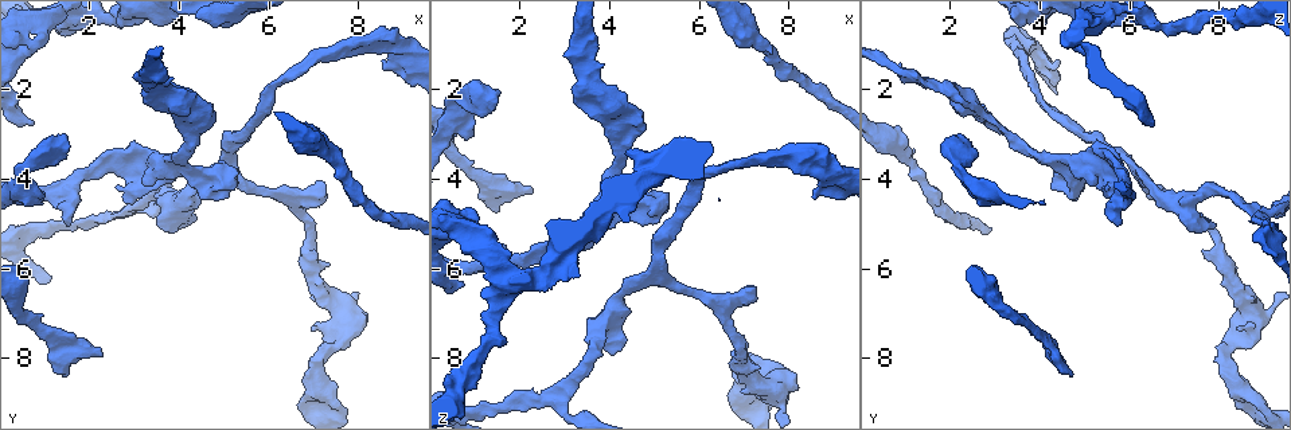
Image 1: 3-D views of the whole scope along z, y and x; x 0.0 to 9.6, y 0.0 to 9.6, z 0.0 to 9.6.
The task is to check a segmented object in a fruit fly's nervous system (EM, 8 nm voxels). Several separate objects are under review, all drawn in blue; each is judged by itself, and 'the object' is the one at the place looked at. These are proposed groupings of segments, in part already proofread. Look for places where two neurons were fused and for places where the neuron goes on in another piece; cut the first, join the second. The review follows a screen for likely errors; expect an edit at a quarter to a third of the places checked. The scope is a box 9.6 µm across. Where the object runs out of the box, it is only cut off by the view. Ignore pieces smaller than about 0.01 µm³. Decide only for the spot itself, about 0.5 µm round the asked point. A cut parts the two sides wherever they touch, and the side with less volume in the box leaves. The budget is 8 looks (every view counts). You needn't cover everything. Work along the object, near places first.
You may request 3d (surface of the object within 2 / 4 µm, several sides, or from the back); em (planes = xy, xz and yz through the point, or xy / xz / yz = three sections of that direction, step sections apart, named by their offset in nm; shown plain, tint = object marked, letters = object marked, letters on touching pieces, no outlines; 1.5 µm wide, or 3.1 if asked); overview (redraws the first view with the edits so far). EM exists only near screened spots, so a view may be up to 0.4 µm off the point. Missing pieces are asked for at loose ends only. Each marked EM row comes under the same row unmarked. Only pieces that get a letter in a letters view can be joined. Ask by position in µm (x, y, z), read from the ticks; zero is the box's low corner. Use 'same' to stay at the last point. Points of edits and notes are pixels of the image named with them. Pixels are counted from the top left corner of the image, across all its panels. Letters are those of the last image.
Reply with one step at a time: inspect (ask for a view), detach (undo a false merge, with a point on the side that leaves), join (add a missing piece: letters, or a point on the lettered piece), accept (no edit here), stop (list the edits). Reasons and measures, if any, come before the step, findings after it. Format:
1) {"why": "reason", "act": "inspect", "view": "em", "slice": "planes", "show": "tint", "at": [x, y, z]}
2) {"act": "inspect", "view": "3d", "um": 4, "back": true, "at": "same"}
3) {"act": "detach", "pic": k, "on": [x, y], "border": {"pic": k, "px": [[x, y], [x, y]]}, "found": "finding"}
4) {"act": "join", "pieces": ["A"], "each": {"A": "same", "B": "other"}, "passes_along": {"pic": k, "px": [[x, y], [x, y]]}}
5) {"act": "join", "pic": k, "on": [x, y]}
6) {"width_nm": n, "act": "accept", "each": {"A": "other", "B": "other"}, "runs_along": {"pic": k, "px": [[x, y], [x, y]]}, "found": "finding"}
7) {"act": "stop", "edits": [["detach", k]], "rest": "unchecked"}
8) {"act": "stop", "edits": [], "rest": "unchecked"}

{"why": "branch stops here", "act": "inspect", "view": "em", "slice": "planes", "show": "letters", "at": [3.15, 3.20, 5.30]}

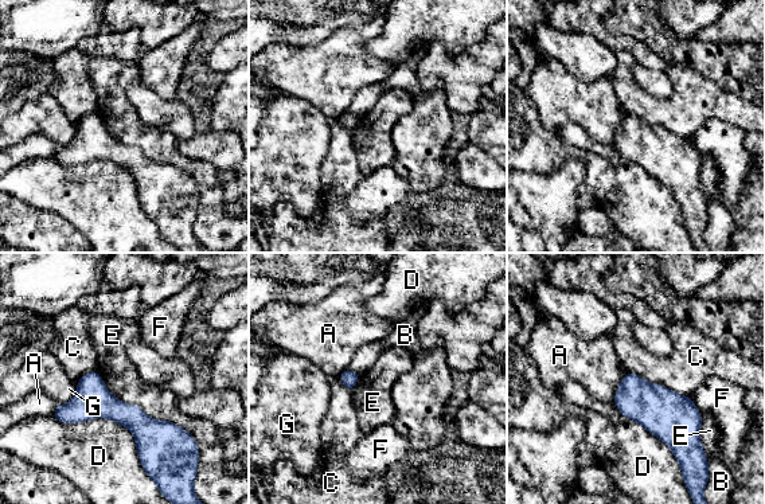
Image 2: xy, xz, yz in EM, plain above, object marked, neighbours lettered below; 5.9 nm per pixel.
{"act": "accept", "each": {"A": "other", "B": "other", "C": "other", "D": "other", "E": "other", "F": "other", "G": "other"}, "runs_along": {"pic": 2, "px": [[57, 413], [113, 409], [151, 434], [180, 434]]}, "found": "no lettered piece goes on from it"}

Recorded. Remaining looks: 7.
{"why": "free end", "act": "inspect", "view": "3d", "um": 2, "at": [1.55, 8.35, 4.75]}

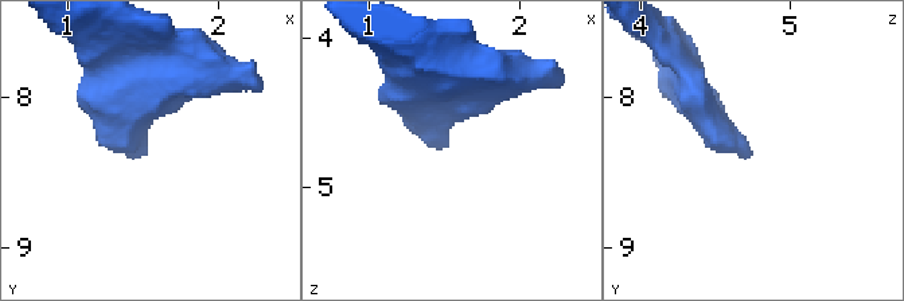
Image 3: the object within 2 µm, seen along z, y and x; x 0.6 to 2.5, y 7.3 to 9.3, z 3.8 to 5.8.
{"why": "shape alone is not enough", "act": "inspect", "view": "em", "slice": "xy", "step": 8, "show": "tint", "at": [1.52, 8.38, 4.74]}

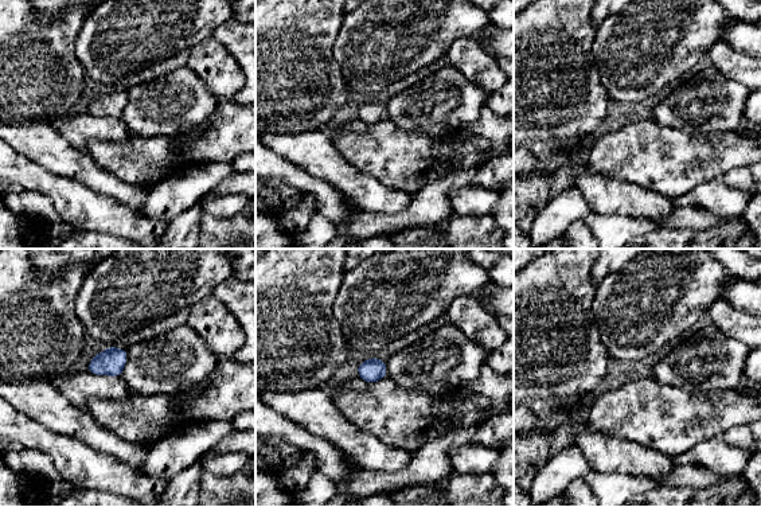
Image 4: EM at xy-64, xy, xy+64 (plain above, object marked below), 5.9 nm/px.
{"act": "inspect", "view": "em", "slice": "planes", "show": "letters", "at": "same"}

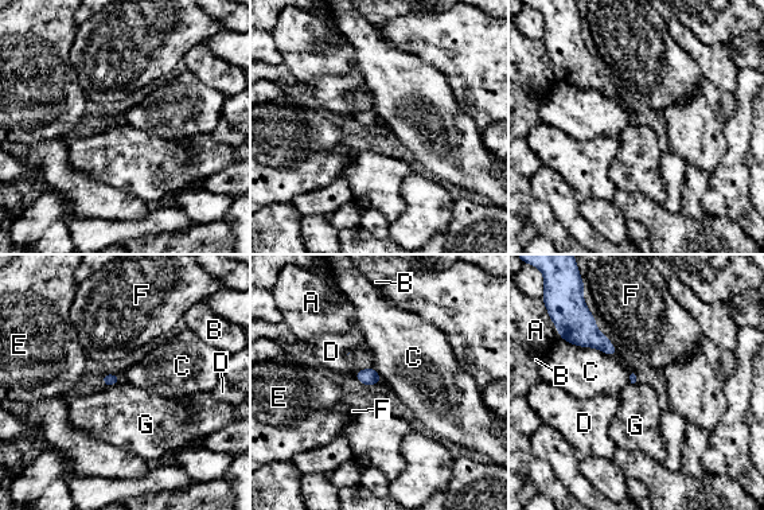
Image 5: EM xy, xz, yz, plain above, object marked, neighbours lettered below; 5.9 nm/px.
{"longest_contact_nm": ["C", 380], "act": "accept", "each": {"A": "other", "B": "other", "C": "other", "D": "other", "E": "other", "F": "other", "G": "other"}, "found": "no lettered piece goes on from it"}

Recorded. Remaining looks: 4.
{"why": "branch stops here", "act": "inspect", "view": "em", "slice": "planes", "show": "tint", "at": [1.60, 4.95, 5.85]}

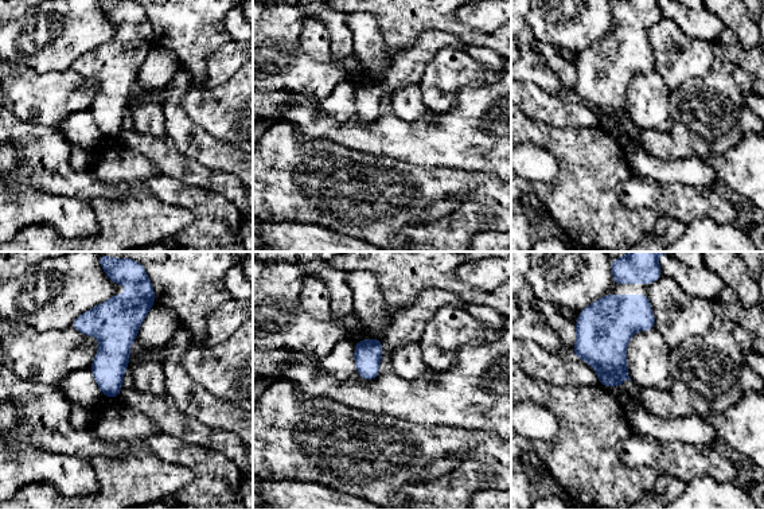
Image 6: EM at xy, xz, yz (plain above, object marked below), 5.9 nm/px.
{"why": "what lies round it", "act": "inspect", "view": "em", "slice": "planes", "show": "letters", "at": "same"}

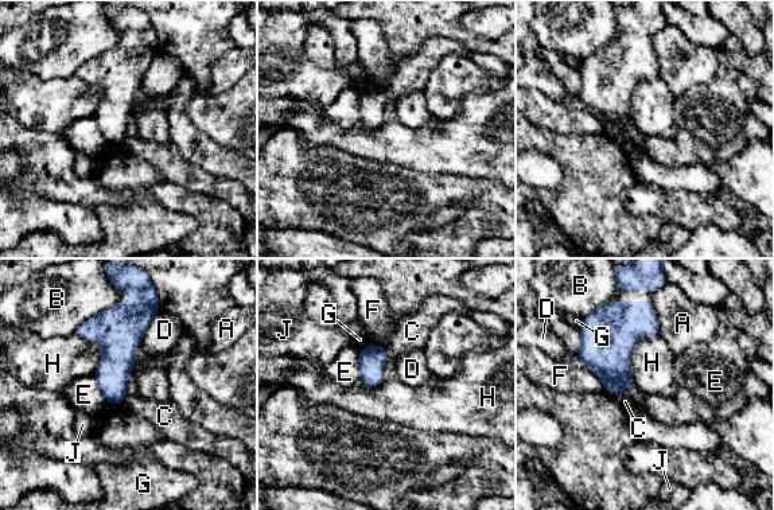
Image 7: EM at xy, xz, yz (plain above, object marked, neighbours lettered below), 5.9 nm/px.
{"longest_contact_nm": ["H", 340], "act": "accept", "each": {"A": "other", "B": "other", "C": "other", "D": "other", "E": "other", "F": "other", "G": "other", "H": "other", "J": "other"}, "border": {"pic": 7, "px": [[657, 335], [633, 349], [636, 388]]}, "found": "no lettered piece goes on from it"}

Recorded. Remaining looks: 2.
{"act": "stop", "edits": [], "rest": "unchecked"}

